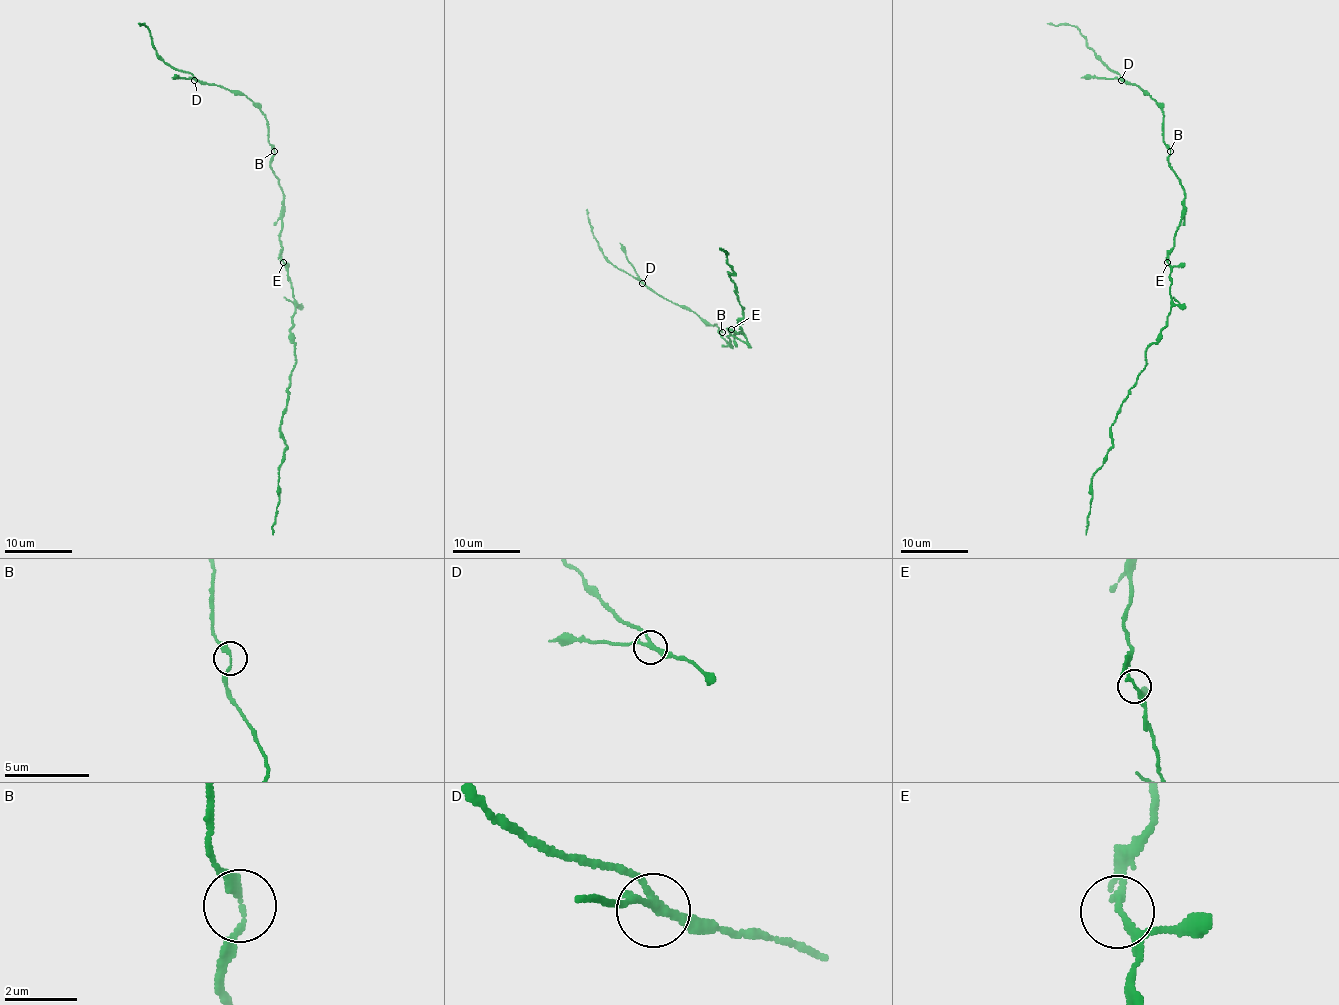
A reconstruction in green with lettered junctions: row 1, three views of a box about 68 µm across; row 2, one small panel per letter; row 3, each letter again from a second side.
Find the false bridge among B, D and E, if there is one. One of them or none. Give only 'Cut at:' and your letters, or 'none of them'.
Cut at: D

